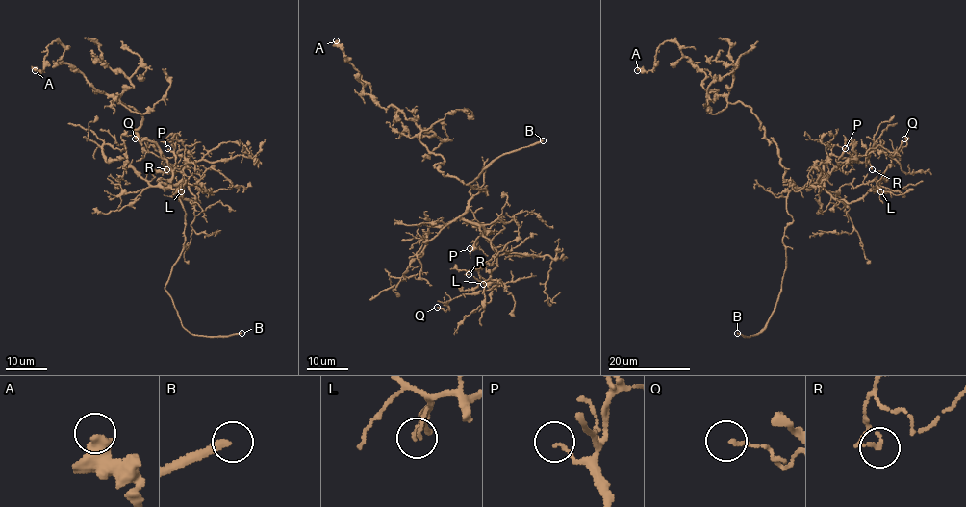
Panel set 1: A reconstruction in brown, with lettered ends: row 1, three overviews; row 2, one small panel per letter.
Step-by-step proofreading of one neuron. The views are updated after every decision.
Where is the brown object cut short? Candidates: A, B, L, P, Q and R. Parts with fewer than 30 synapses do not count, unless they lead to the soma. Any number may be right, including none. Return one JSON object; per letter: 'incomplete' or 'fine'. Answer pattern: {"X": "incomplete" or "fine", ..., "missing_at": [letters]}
{"A": "fine", "B": "incomplete", "L": "fine", "P": "fine", "Q": "fine", "R": "fine", "missing_at": ["B"]}

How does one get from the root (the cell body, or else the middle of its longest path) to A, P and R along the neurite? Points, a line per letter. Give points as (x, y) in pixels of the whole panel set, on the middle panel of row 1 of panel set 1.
A: (462, 181), (435, 165), (444, 159), (420, 140), (413, 121), (362, 92), (366, 84), (336, 40)
P: (462, 181), (474, 188), (462, 218), (485, 229), (470, 248)
R: (462, 181), (474, 188), (462, 218), (485, 229), (495, 252), (469, 274)

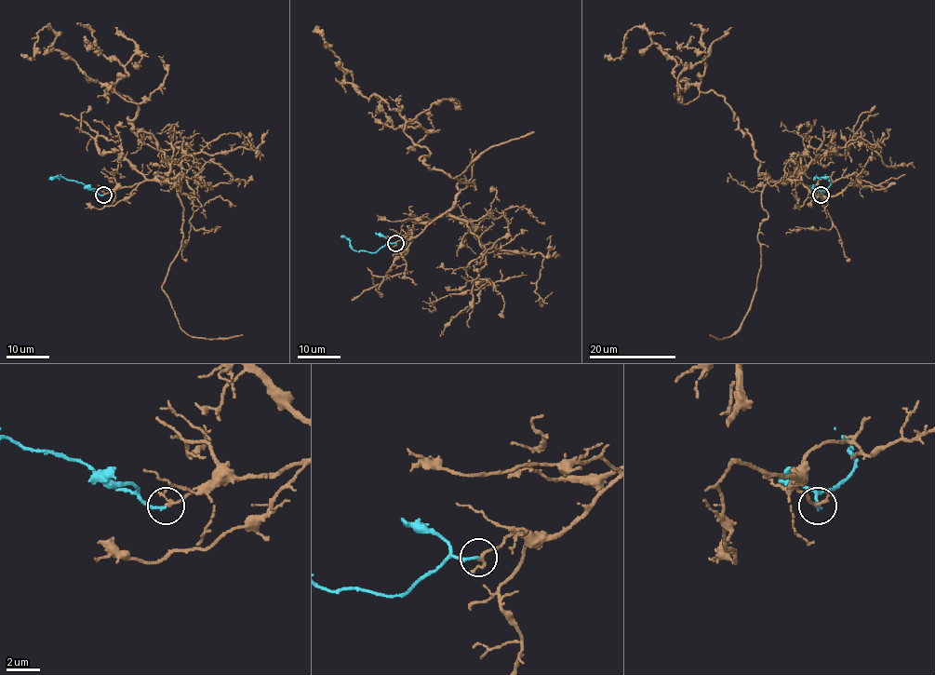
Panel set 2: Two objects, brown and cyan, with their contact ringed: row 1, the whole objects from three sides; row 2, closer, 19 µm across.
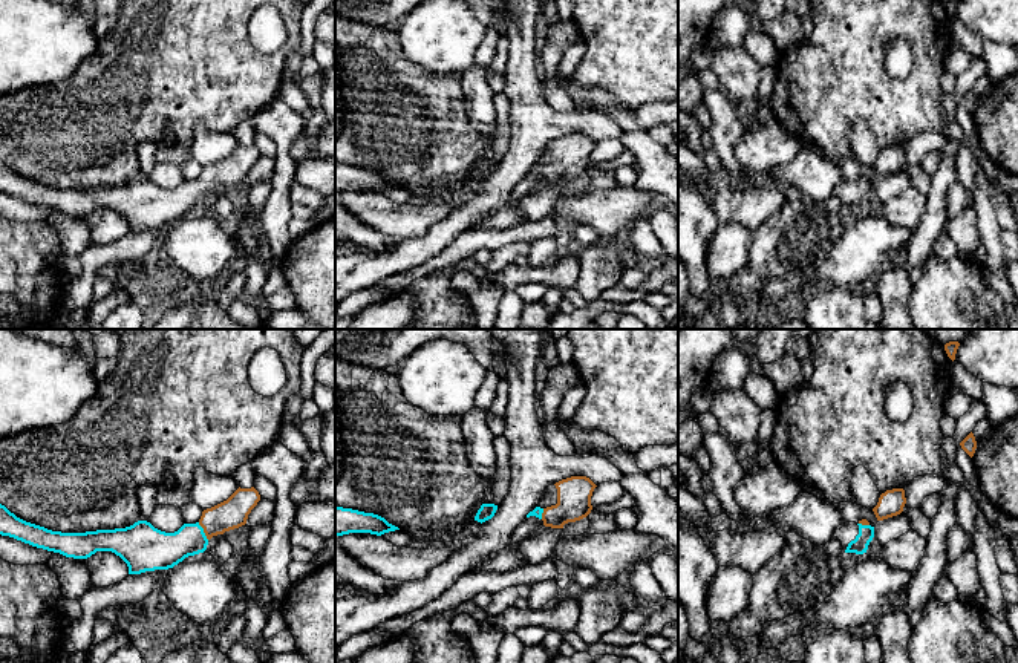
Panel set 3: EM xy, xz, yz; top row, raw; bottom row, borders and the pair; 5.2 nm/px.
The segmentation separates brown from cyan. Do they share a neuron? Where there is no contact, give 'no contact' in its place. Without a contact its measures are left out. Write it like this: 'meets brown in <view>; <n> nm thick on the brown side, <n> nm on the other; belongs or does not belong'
meets brown in xy; 160 nm thick on the brown side, 200 nm on the other; belongs

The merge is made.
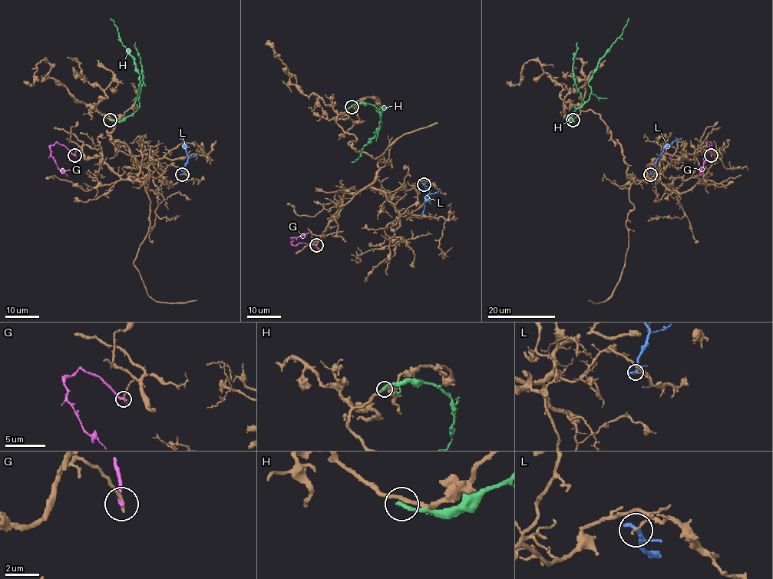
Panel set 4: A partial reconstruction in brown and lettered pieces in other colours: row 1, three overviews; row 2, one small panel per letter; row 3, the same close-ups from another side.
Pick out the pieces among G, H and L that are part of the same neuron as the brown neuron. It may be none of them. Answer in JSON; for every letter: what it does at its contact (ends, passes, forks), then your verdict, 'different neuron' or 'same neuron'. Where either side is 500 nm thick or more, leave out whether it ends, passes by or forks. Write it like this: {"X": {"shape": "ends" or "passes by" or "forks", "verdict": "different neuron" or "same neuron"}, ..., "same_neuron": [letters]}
{"G": {"shape": "ends", "verdict": "different neuron"}, "H": {"shape": "ends", "verdict": "different neuron"}, "L": {"shape": "passes by", "verdict": "different neuron"}, "same_neuron": []}

